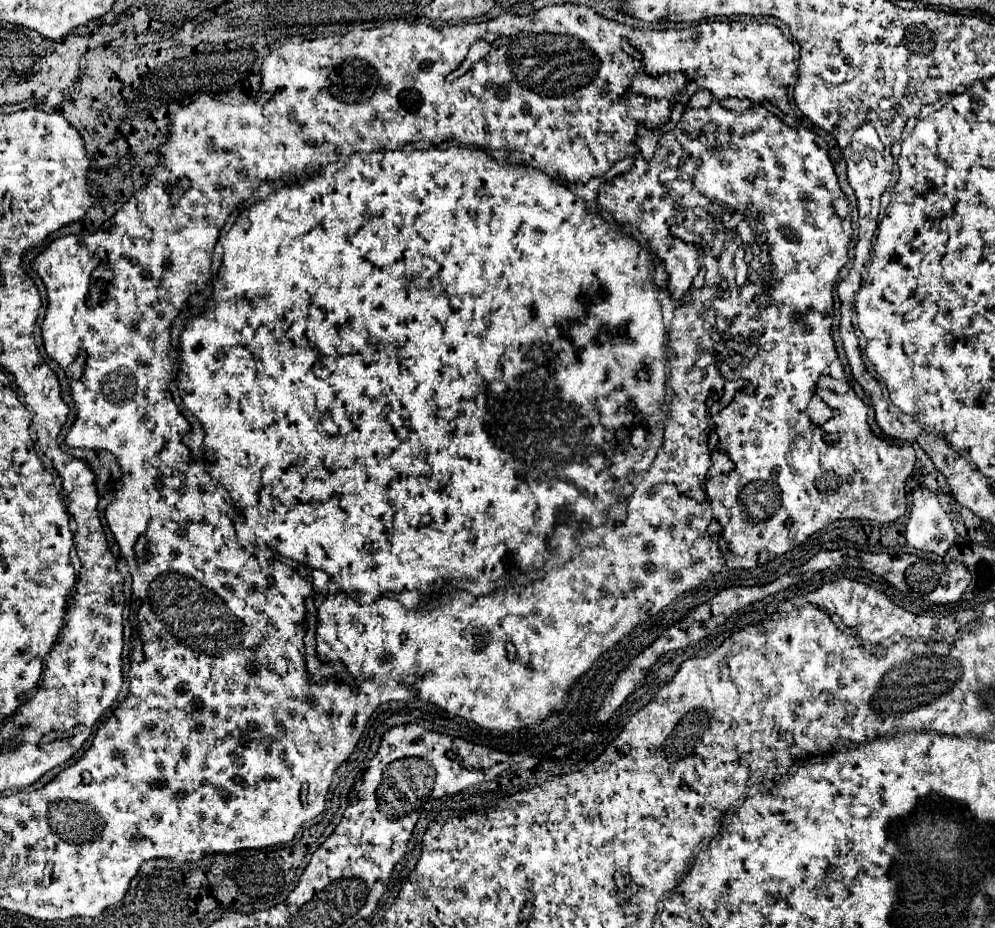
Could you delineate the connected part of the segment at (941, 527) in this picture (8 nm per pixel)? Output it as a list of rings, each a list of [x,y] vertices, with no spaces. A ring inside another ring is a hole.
[[[918,490],[912,494],[910,520],[906,524],[904,538],[908,546],[932,552],[940,558],[944,558],[948,548],[954,544],[954,526],[930,490]]]

